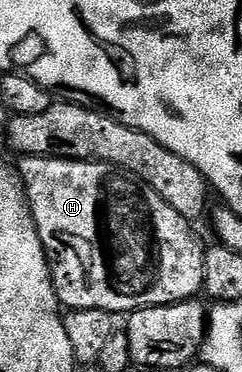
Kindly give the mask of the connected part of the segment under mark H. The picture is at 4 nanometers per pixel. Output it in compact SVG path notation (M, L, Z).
M23 156L17 161L16 172L26 193L26 203L33 220L33 227L37 233L37 240L41 250L45 253L45 262L49 265L49 281L53 287L53 295L63 309L66 310L100 310L107 314L122 312L129 314L140 308L155 308L165 304L180 304L183 300L192 300L199 295L202 289L202 253L203 245L198 245L194 237L191 221L183 219L165 204L163 200L155 199L154 205L142 197L143 189L129 175L108 164L98 164L95 160L57 160L47 156Z

